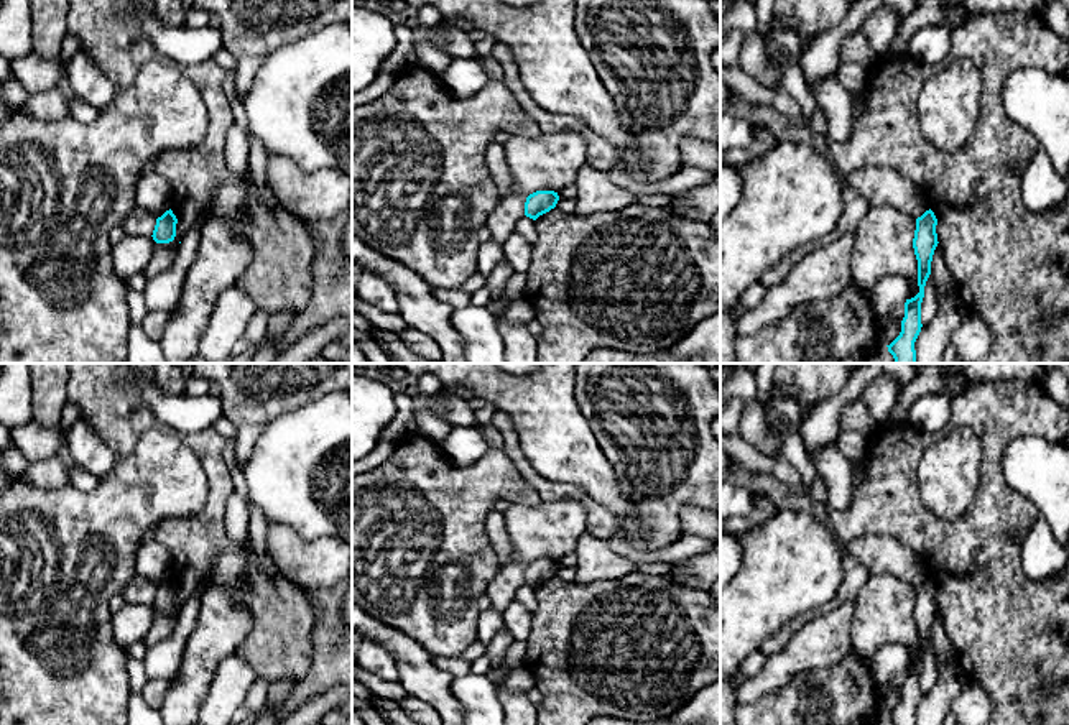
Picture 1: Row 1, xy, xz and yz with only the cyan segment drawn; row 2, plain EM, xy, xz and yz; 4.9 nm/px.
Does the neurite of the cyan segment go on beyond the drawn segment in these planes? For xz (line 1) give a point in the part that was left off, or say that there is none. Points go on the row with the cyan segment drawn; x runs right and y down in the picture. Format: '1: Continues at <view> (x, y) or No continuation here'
1: No continuation here

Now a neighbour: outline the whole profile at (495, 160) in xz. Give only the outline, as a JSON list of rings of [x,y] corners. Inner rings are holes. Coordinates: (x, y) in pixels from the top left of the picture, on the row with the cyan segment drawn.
[[[490,141],[485,150],[485,163],[490,176],[498,189],[500,197],[508,196],[513,187],[513,178],[510,174],[503,146],[497,141]]]

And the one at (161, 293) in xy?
[[[199,219],[183,237],[173,266],[148,278],[141,294],[148,311],[171,314],[179,302],[187,270],[191,268],[199,247],[201,230],[206,219]]]

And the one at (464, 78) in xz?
[[[454,58],[439,74],[449,94],[469,99],[487,82],[488,76],[479,59]]]

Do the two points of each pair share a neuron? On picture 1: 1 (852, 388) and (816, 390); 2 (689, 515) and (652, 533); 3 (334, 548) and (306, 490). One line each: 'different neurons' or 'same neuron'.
1: different neurons
2: different neurons
3: different neurons

